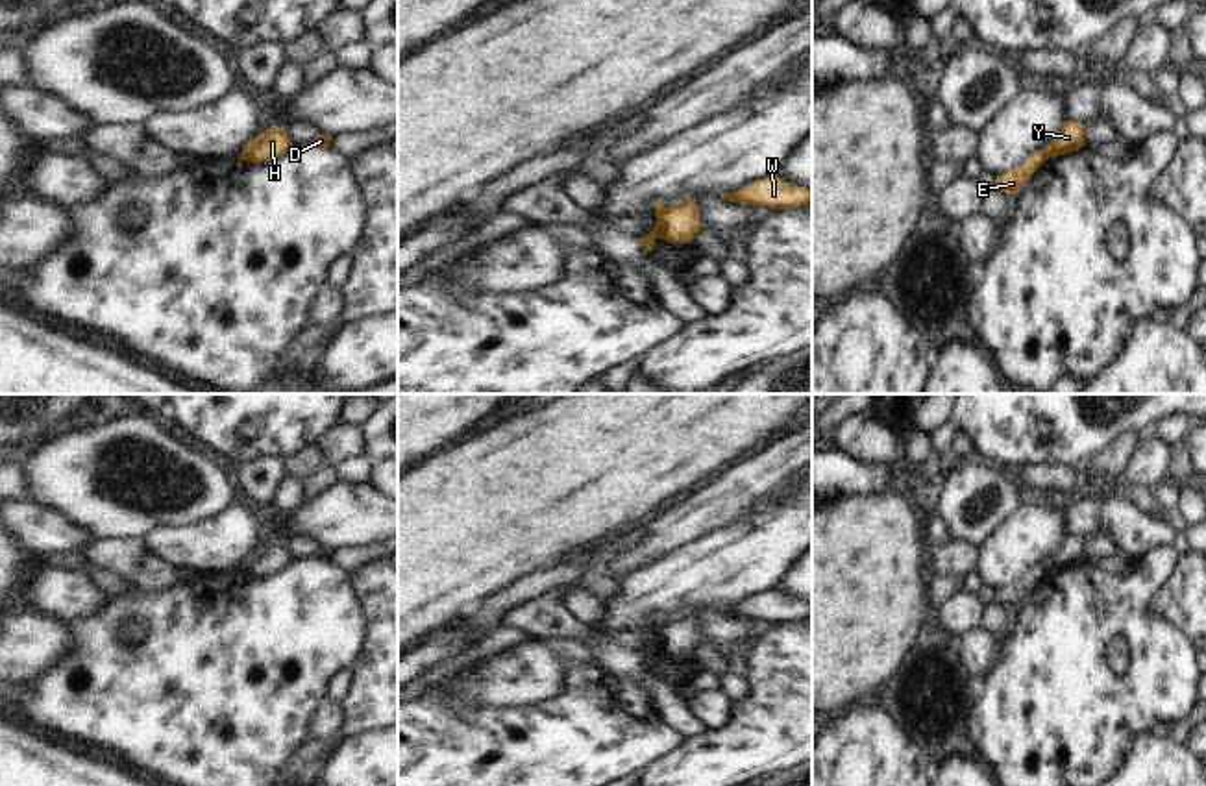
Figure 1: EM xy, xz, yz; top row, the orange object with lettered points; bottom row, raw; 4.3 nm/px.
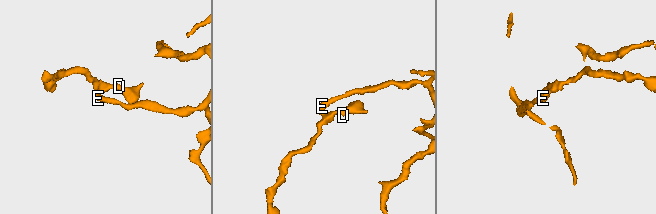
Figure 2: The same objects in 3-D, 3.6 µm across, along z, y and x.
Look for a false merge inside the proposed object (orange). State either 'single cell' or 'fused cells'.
fused cells

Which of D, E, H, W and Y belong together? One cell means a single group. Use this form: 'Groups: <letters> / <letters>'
Groups: D H W Y / E

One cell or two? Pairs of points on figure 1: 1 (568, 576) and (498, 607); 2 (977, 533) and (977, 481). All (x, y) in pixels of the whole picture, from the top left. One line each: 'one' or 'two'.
1: one
2: one

